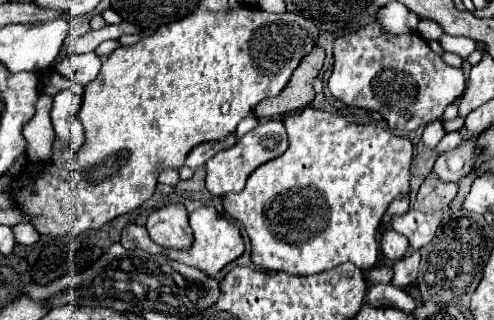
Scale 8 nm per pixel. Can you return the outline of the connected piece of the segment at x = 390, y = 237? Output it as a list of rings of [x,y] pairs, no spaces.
[[[388,227],[384,231],[384,237],[382,237],[382,253],[384,253],[386,259],[390,259],[390,261],[402,259],[404,253],[408,251],[408,247],[410,247],[408,239],[404,235],[396,233],[392,227]]]

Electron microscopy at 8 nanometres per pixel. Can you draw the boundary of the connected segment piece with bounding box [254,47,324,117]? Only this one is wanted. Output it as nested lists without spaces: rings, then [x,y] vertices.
[[[314,47],[296,67],[292,73],[292,79],[286,83],[284,91],[272,99],[264,99],[256,105],[254,113],[256,117],[278,117],[290,111],[298,111],[310,105],[314,99],[312,81],[318,77],[320,69],[324,65],[324,49]]]

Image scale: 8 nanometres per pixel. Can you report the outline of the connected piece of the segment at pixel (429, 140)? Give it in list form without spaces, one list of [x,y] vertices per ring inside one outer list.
[[[436,121],[436,123],[430,123],[430,125],[424,127],[422,141],[424,141],[428,147],[436,147],[444,135],[446,135],[446,131],[444,131],[444,127],[442,127],[442,121]]]

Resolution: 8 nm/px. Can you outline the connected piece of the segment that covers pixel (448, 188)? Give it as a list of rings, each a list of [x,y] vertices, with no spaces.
[[[430,173],[430,177],[426,177],[424,183],[420,185],[420,191],[414,201],[414,209],[422,213],[434,213],[450,205],[456,193],[458,193],[458,183],[444,183],[438,179],[436,173]]]

